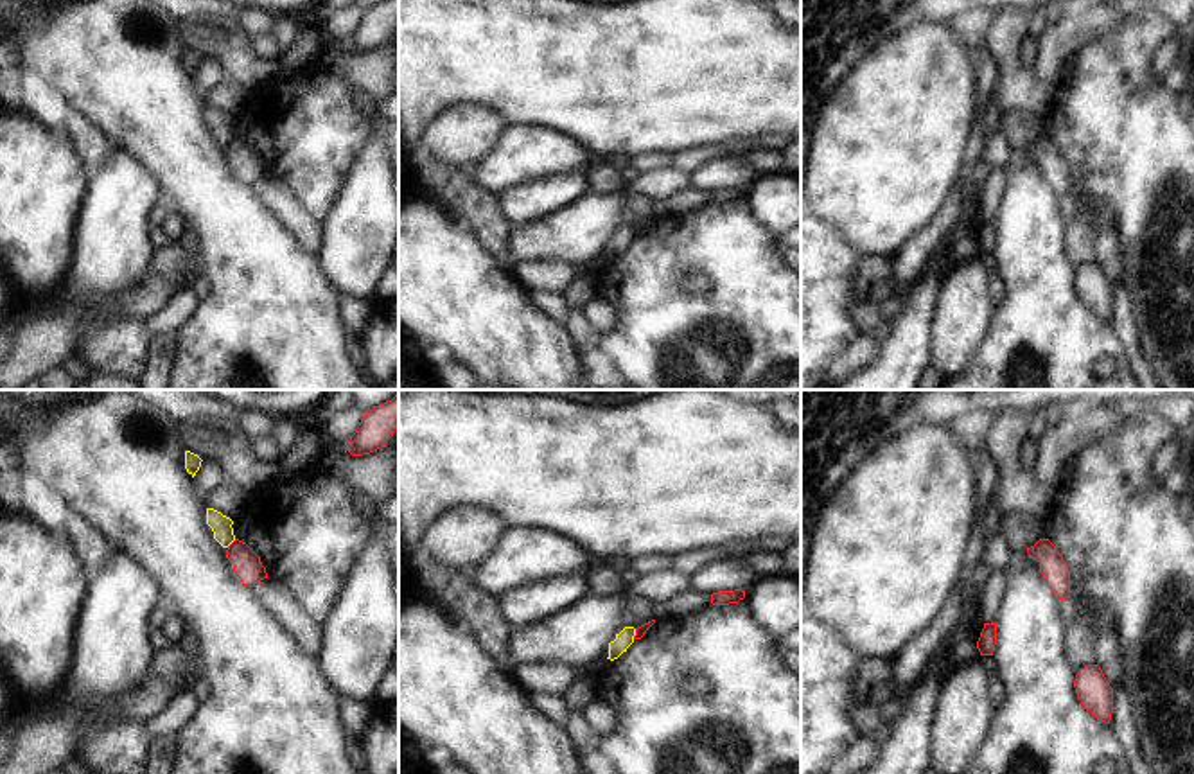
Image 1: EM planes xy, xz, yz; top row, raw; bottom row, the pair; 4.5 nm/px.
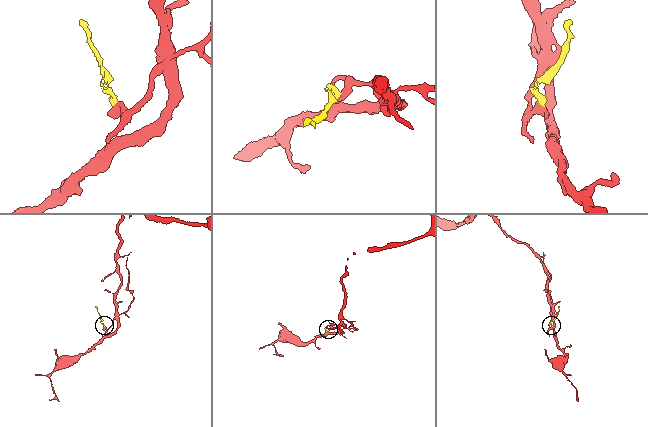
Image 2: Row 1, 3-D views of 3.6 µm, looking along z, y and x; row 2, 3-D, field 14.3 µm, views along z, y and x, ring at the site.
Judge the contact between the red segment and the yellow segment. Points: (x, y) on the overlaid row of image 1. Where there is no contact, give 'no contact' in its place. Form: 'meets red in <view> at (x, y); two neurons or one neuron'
meets red in xy at (232, 543); two neurons

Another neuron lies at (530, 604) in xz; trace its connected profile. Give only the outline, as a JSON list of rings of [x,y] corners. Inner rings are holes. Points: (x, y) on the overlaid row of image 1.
[[[587,567],[506,591],[497,596],[497,612],[510,629],[549,620],[587,596],[585,573]]]

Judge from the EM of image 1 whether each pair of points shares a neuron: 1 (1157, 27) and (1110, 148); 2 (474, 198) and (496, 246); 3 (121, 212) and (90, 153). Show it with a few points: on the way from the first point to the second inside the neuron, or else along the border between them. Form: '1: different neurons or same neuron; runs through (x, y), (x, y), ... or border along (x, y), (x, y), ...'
1: same neuron; runs through (1126, 58), (1114, 72), (1114, 117)
2: same neuron; runs through (478, 211), (492, 234)
3: different neurons; border along (112, 146), (106, 162), (92, 176)

